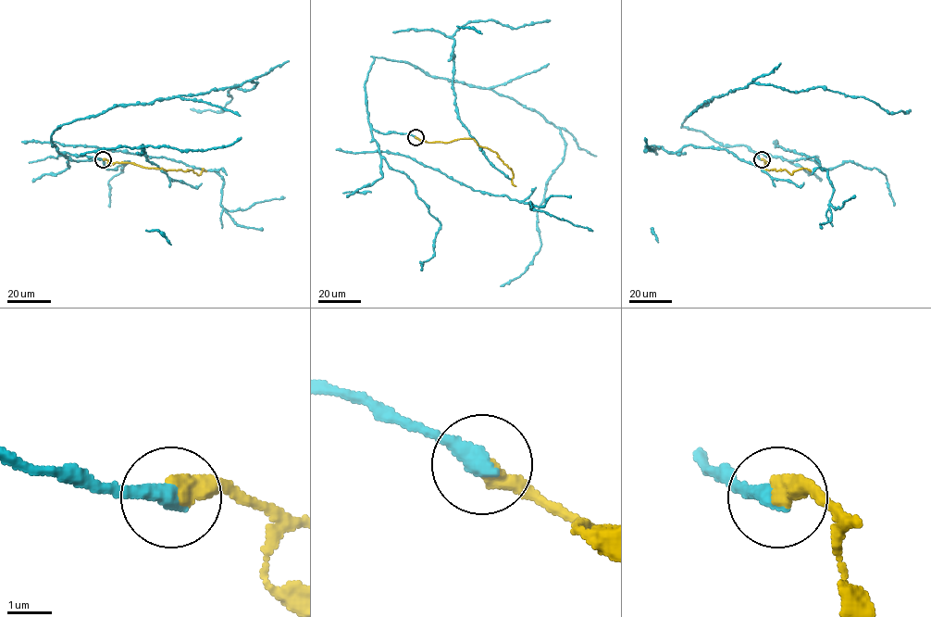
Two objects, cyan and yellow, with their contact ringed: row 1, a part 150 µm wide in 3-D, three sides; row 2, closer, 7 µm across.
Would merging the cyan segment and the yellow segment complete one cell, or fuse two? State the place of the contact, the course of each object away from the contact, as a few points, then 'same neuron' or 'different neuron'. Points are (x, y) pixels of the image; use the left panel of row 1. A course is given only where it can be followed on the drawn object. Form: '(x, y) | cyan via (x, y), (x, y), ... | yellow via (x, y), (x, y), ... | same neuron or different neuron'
(103, 159) | cyan via (103, 159), (60, 153), (51, 135), (118, 105), (256, 83), (228, 91), (232, 98), (219, 112), (190, 109) | yellow via (103, 159), (167, 170), (192, 169), (197, 175), (202, 169), (206, 171) | different neuron

